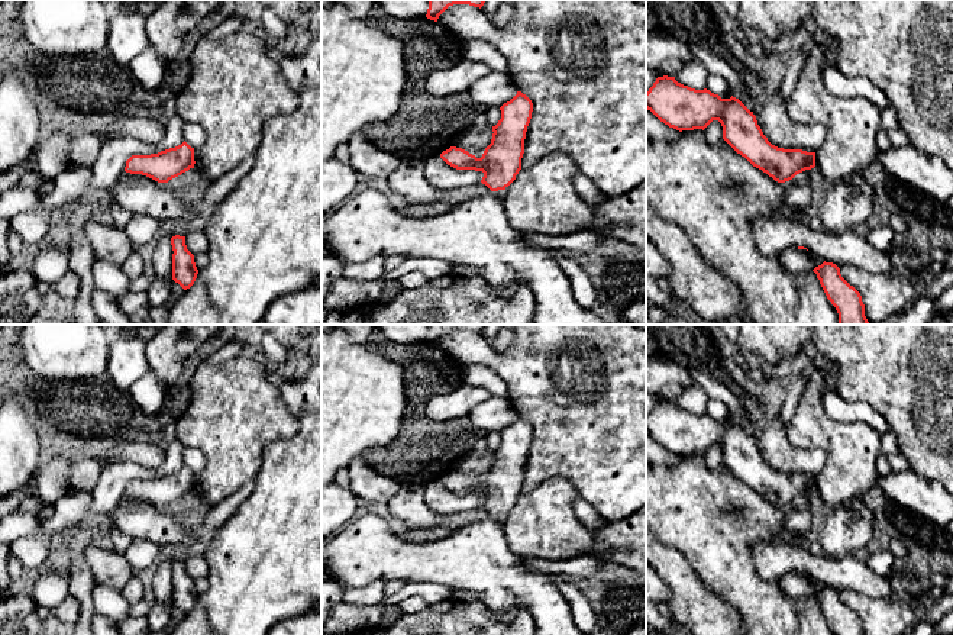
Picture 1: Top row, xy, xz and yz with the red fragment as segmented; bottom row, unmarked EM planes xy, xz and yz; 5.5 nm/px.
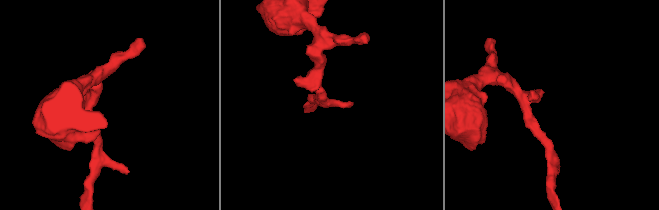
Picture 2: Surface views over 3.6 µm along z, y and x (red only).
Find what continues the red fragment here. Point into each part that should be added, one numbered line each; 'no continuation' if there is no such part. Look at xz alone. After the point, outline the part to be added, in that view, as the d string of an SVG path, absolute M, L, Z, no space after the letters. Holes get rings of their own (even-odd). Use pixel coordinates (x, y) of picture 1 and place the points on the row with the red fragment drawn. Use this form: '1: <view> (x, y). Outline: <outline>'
1: xz (475, 232). Outline: M374 188L358 190L337 210L322 216L322 242L345 264L403 255L406 260L432 257L472 267L501 297L514 296L517 284L524 283L536 299L534 325L607 325L594 309L575 302L568 275L547 249L524 242L510 225L504 213L504 190L463 200L430 217L408 217L394 210L385 194Z

